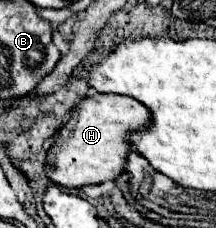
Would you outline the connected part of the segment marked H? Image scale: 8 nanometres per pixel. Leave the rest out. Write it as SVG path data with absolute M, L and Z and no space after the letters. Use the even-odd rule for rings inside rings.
M98 93L84 99L72 111L70 119L48 151L48 163L54 167L48 169L48 177L68 189L82 189L86 185L116 181L126 171L126 161L132 151L130 143L126 143L126 131L146 127L146 123L150 123L148 117L150 111L126 95Z

